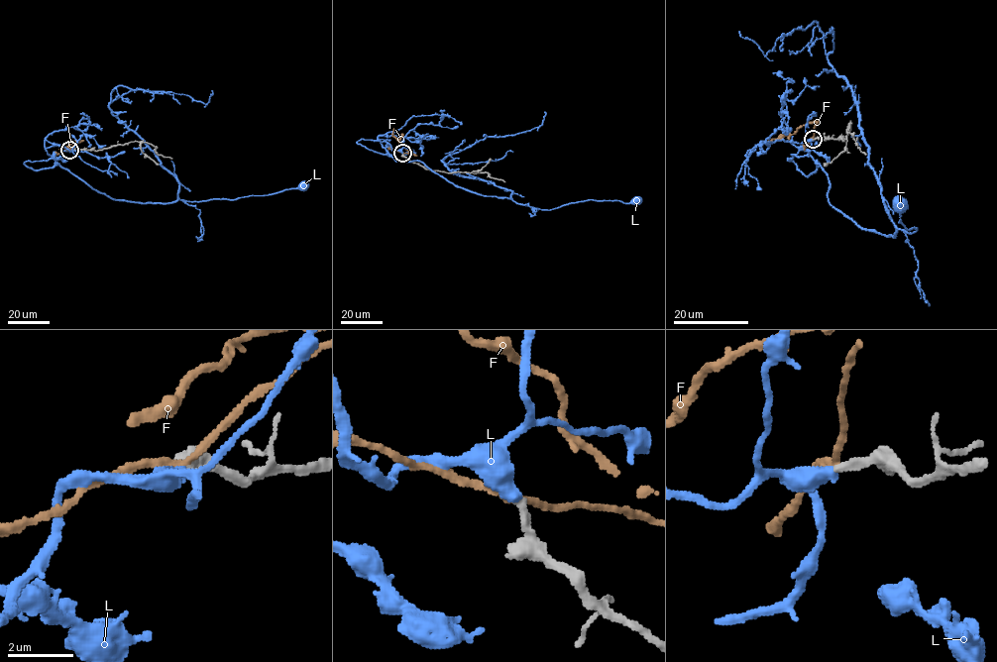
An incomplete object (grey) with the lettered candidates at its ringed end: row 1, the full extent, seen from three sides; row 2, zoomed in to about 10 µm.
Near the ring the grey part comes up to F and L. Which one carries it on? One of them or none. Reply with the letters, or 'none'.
L

